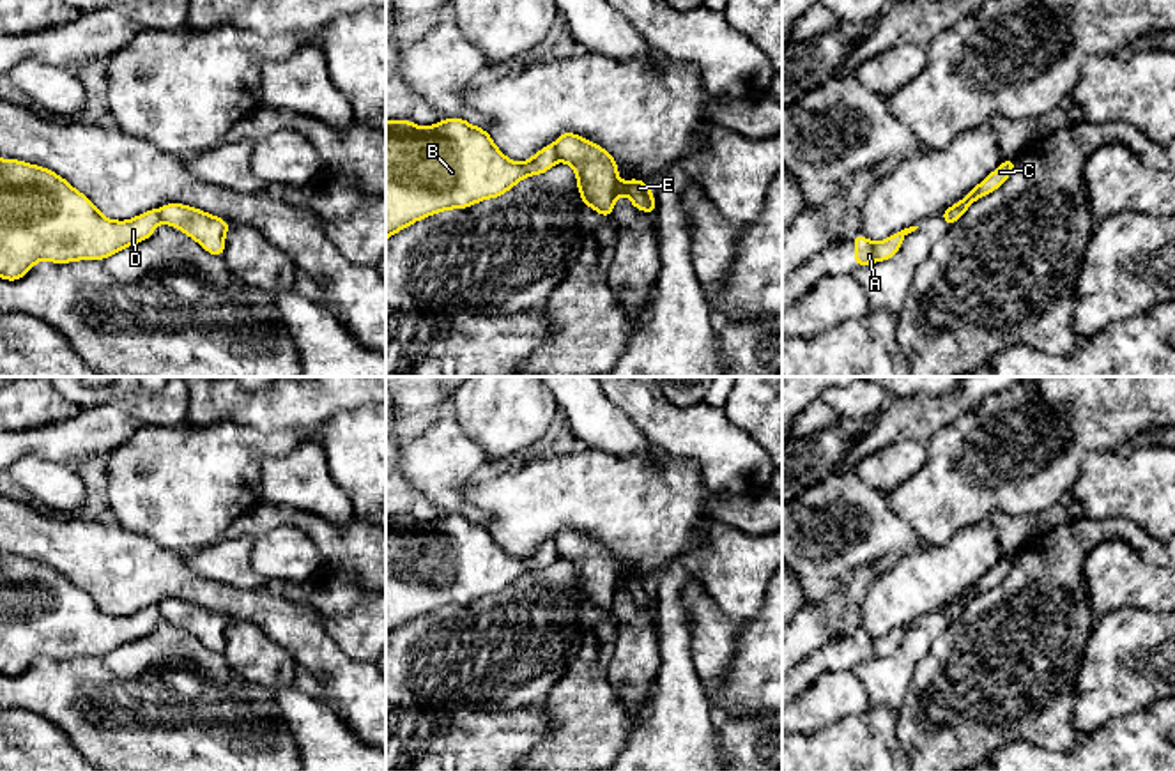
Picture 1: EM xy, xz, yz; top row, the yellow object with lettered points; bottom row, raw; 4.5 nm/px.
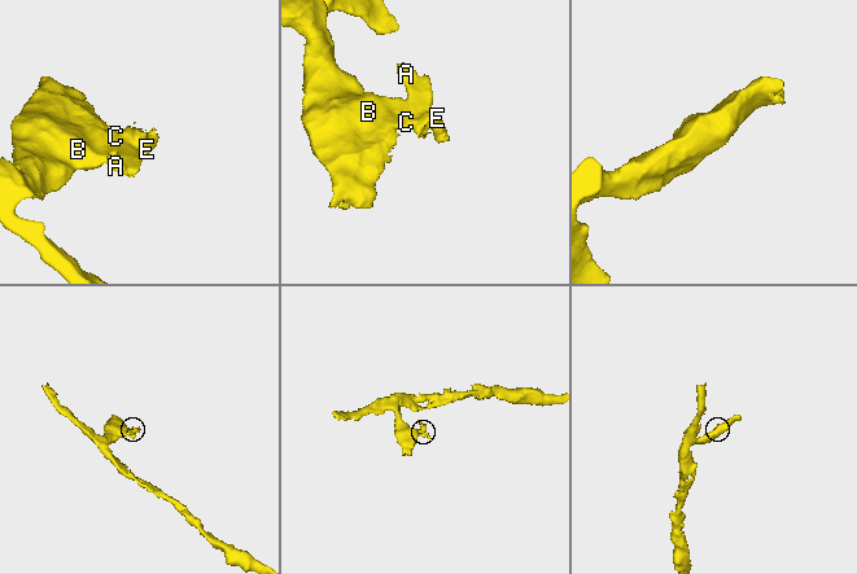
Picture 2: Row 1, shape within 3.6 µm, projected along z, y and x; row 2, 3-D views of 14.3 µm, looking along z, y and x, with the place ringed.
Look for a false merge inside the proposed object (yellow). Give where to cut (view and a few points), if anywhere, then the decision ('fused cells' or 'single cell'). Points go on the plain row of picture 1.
cut xz (554, 541), (560, 554); fused cells

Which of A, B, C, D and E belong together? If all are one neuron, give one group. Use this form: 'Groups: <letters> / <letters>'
Groups: A E / B C D

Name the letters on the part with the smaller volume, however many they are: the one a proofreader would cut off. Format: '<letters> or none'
A, E

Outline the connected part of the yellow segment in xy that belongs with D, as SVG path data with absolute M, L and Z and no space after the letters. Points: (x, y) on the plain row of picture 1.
M0 553L0 674L21 676L39 656L104 656L149 635L159 607L127 617L104 614L55 568Z

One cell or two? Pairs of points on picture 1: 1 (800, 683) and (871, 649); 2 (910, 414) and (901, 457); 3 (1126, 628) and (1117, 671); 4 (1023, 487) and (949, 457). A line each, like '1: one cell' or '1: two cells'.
1: one cell
2: two cells
3: one cell
4: one cell

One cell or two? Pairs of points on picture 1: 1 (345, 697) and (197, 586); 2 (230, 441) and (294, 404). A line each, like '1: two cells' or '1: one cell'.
1: one cell
2: two cells

